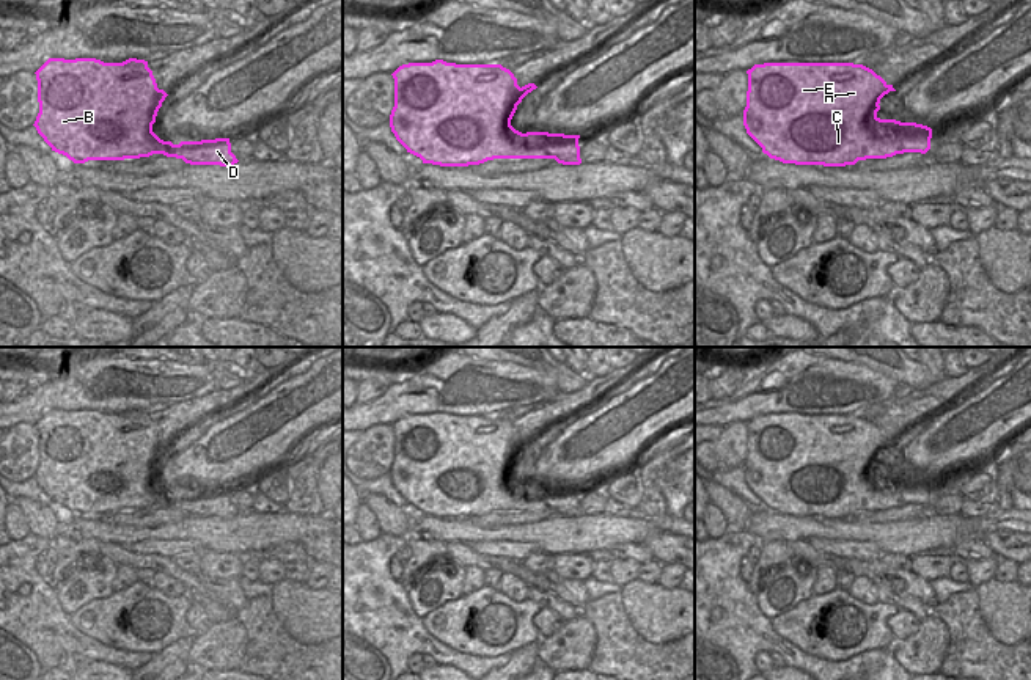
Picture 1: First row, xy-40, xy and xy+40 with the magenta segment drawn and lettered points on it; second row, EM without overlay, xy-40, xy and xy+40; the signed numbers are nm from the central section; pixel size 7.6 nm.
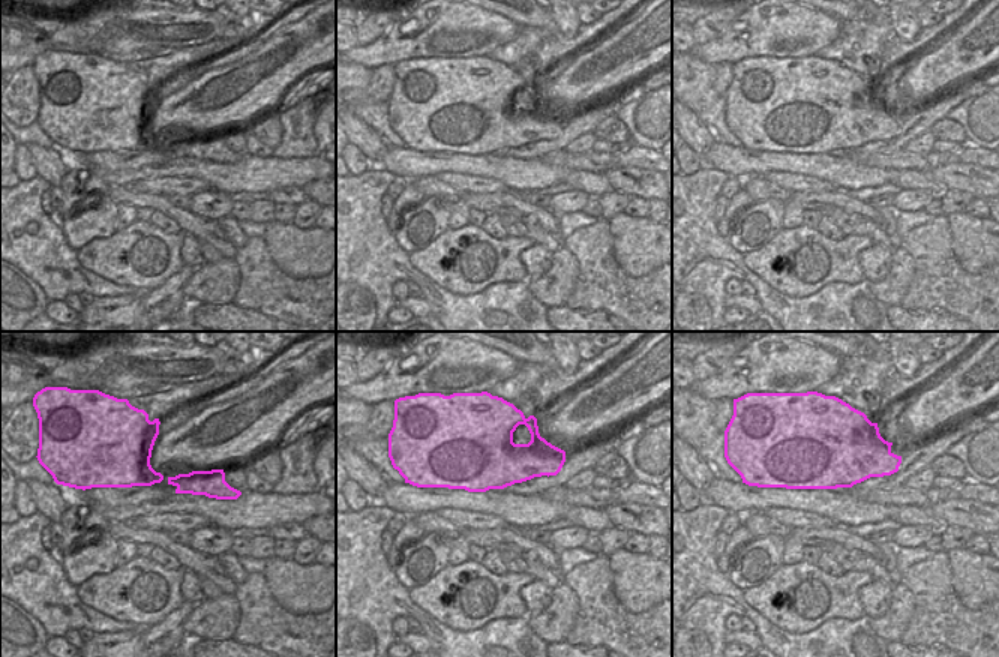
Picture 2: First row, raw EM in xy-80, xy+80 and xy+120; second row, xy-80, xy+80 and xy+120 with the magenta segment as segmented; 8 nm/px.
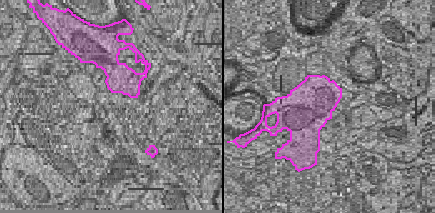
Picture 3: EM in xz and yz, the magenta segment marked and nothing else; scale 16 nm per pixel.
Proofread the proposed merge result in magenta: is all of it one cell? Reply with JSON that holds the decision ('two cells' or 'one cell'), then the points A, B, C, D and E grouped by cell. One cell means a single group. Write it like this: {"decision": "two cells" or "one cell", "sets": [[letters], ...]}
{"decision": "one cell", "sets": [["A", "B", "C", "D", "E"]]}

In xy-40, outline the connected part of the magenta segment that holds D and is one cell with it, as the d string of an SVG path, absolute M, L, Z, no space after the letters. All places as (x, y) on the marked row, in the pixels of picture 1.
M49 58L35 74L39 113L33 126L52 151L74 163L140 159L152 154L182 159L190 165L233 166L239 162L231 152L229 138L173 144L152 132L157 112L168 94L157 88L145 60L104 63L96 58Z

